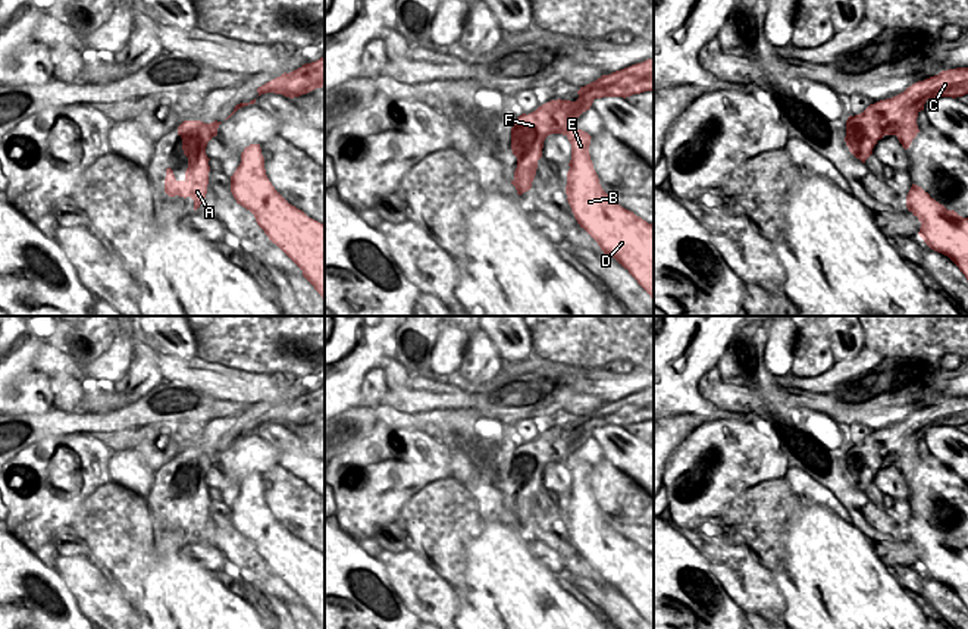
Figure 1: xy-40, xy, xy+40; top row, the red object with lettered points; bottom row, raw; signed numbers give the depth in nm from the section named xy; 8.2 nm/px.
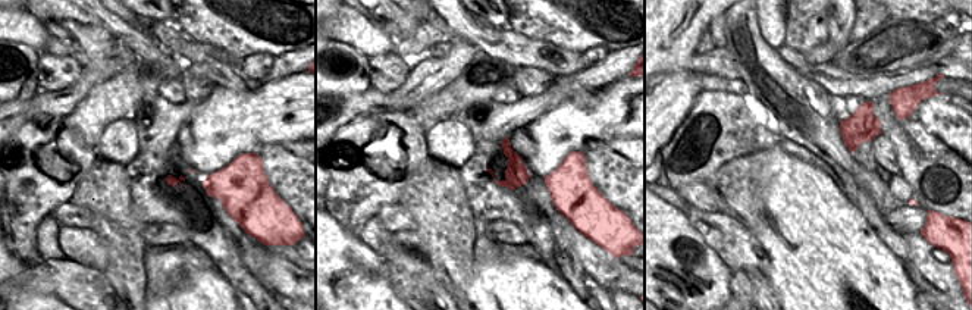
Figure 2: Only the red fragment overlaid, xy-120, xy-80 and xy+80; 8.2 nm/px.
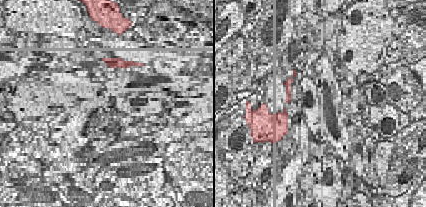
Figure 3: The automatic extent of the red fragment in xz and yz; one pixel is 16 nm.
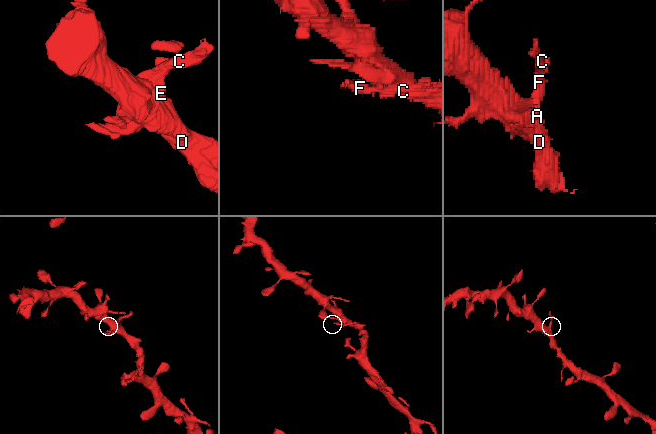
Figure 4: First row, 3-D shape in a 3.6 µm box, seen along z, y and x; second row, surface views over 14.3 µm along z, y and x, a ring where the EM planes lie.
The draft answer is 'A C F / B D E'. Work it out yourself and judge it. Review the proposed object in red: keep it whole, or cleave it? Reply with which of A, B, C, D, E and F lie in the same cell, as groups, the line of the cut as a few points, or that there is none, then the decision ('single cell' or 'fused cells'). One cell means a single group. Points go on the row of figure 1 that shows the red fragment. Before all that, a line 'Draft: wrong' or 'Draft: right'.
Draft: right
groups A C F / B D E; cut xy+40 (915, 110), (908, 110), (902, 116), (901, 128), (895, 134); fused cells

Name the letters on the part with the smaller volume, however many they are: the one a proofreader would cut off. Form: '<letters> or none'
A, C, F

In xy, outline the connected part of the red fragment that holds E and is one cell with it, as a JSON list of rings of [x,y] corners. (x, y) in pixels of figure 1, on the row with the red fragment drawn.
[[[568,126],[571,160],[566,194],[580,225],[654,301],[654,223],[617,204],[601,187],[589,154],[590,135]]]

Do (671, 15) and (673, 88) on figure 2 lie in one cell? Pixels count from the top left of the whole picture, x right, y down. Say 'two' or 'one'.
two

